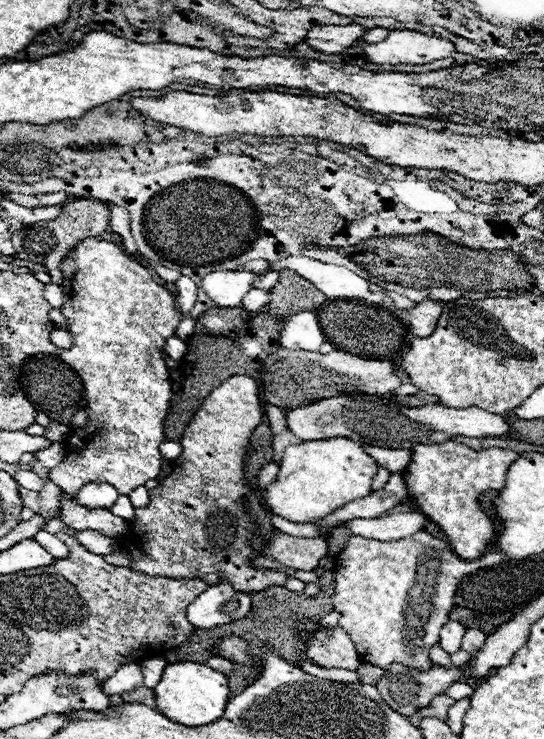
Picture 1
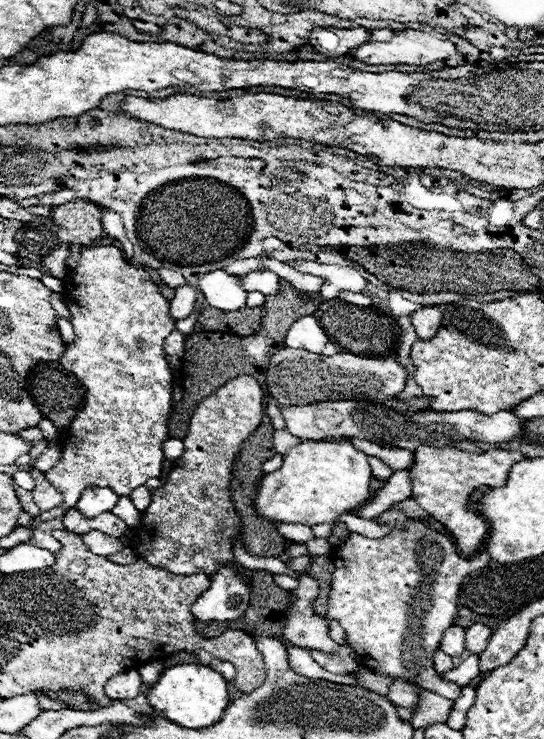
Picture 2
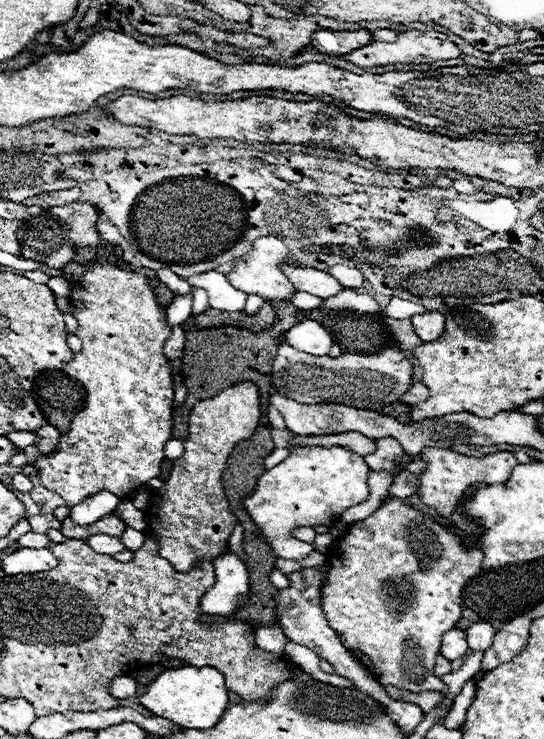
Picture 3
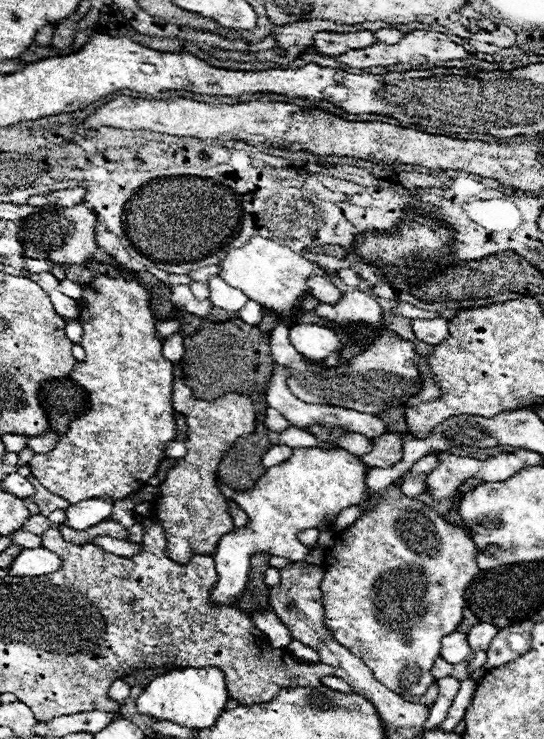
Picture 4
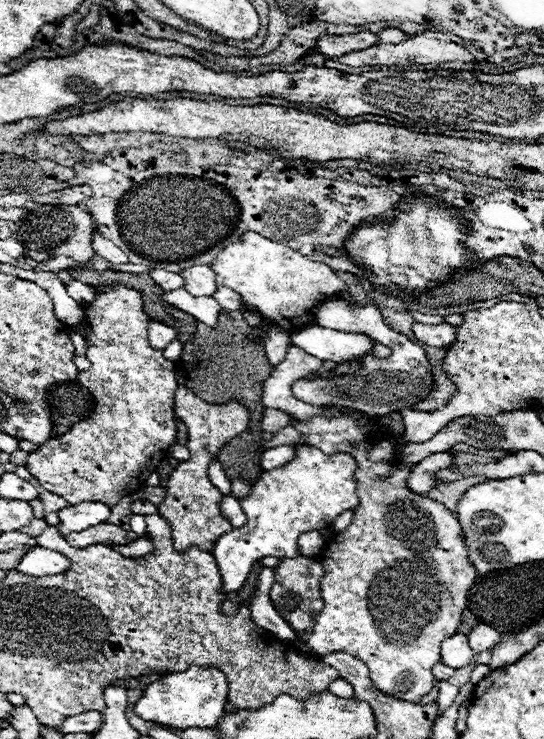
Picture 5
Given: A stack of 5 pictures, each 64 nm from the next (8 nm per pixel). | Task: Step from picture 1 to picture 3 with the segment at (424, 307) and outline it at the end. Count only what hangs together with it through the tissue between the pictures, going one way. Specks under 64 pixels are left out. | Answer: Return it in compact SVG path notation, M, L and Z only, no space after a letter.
M430 310L424 314L416 314L410 318L414 324L414 332L420 336L422 342L432 342L444 332L444 314Z

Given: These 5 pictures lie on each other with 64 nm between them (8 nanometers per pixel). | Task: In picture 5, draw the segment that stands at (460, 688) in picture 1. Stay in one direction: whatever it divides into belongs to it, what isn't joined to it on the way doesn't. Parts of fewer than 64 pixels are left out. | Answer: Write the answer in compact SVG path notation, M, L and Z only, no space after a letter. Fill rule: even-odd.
M310 418L308 422L290 422L300 434L304 434L306 444L320 448L328 454L348 452L354 454L358 462L358 498L360 504L354 508L352 524L334 536L320 558L326 574L320 582L320 594L324 600L322 612L316 616L316 626L298 636L298 640L310 646L316 654L328 652L348 652L366 662L370 670L370 678L380 686L384 694L402 698L406 702L418 704L422 696L426 696L434 686L432 666L440 662L440 644L450 634L456 634L460 626L462 612L466 610L468 590L474 586L476 568L468 558L466 542L462 538L460 524L456 516L440 502L428 500L420 494L412 494L406 488L406 480L412 468L396 470L394 462L376 464L366 458L372 446L378 442L378 436L366 434L366 430L354 424L354 418ZM354 442L362 442L364 446L354 448ZM390 474L388 480L378 480L380 476Z

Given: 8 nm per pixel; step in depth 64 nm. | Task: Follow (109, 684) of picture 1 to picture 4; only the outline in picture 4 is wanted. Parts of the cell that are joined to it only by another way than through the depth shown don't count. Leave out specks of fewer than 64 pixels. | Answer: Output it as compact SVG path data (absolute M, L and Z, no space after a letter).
M118 678L118 680L114 680L114 682L112 682L112 686L110 686L110 690L108 690L108 696L122 704L122 702L130 696L130 690L132 690L132 688L130 688L124 680L120 680L120 678Z

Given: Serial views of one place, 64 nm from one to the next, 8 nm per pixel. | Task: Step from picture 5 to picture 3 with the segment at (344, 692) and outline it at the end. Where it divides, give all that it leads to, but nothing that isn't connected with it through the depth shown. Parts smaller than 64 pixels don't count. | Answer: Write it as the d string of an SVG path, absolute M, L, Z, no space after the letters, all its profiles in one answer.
M288 642L286 644L286 658L290 662L294 662L294 666L306 674L310 674L312 678L316 680L322 680L322 682L330 682L330 684L336 684L340 688L352 688L353 683L348 678L342 678L338 674L326 674L320 670L318 666L318 656L312 654L308 648L300 646L300 644L292 644Z

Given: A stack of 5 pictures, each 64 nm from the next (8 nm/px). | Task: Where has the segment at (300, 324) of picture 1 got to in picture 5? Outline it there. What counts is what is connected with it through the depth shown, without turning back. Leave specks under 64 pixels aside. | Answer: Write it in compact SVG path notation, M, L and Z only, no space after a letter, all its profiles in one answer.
M322 326L300 328L292 334L292 344L310 356L316 356L320 360L334 360L338 364L348 360L360 360L370 350L374 350L374 354L382 358L390 354L390 350L386 350L384 346L376 346L364 334L338 332Z

